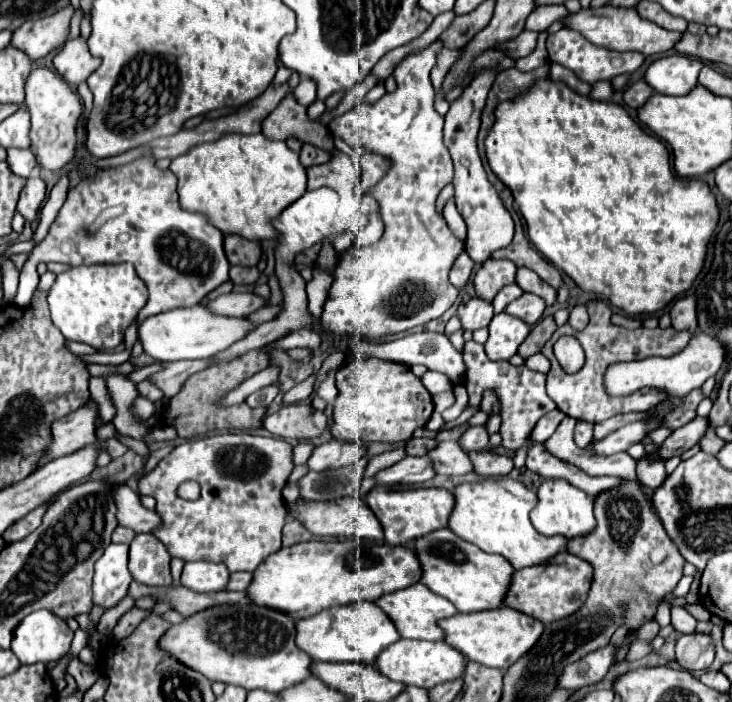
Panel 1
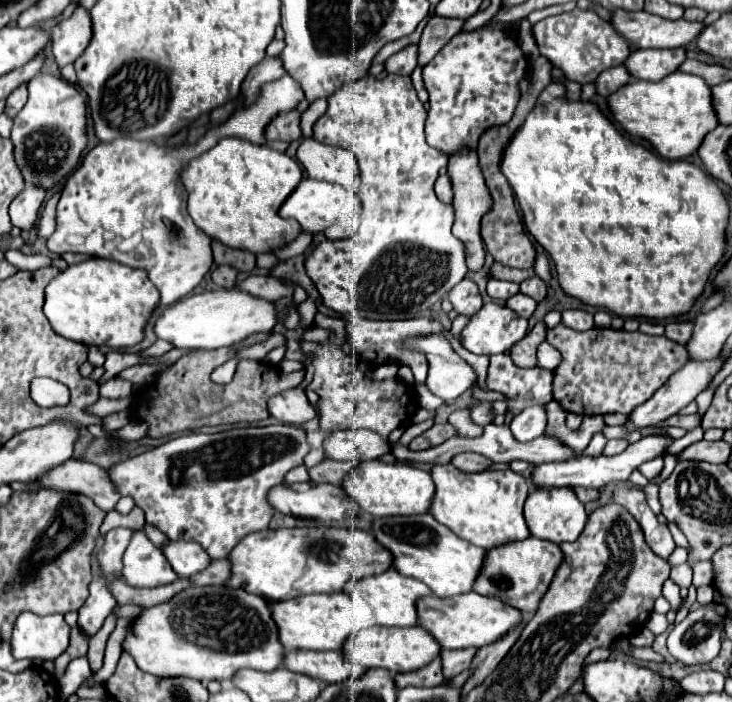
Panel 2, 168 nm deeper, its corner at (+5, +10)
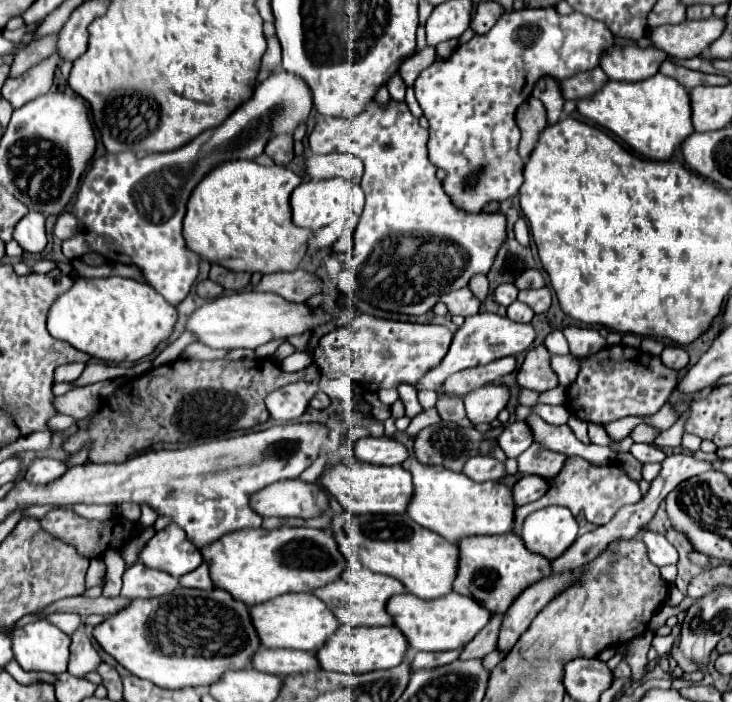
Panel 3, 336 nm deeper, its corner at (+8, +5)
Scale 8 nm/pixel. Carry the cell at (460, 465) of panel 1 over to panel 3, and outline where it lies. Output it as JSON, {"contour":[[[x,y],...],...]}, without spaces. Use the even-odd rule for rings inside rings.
{"contour":[[[474,456],[466,462],[464,474],[474,482],[486,482],[486,480],[502,480],[506,476],[506,470],[502,462],[490,456]]]}

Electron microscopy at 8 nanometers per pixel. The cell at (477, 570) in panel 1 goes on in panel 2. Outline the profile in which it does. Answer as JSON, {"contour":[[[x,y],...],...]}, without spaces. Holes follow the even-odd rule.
{"contour":[[[429,513],[415,517],[381,517],[375,519],[371,531],[381,545],[391,549],[395,557],[395,569],[425,583],[437,597],[453,597],[473,591],[475,577],[479,577],[479,569],[483,569],[483,557],[487,555],[485,549],[479,549],[477,545],[457,537]]]}

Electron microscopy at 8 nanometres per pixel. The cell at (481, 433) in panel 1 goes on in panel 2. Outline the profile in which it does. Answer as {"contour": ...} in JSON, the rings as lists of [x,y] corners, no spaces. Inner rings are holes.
{"contour":[[[477,403],[473,409],[471,409],[471,419],[475,421],[475,425],[479,427],[485,427],[493,421],[493,415],[489,411],[489,403]]]}

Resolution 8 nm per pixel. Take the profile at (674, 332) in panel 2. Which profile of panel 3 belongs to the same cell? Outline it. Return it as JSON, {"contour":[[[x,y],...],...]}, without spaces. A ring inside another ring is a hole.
{"contour":[[[680,346],[664,348],[660,360],[664,360],[664,366],[668,366],[672,370],[682,370],[688,366],[688,354]]]}

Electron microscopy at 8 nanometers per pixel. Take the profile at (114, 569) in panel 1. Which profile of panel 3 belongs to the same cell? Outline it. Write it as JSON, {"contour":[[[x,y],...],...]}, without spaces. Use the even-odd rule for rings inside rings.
{"contour":[[[76,630],[72,634],[72,646],[70,646],[70,662],[68,672],[76,678],[84,678],[88,672],[94,672],[100,664],[100,656],[96,648],[92,646],[90,634]]]}

